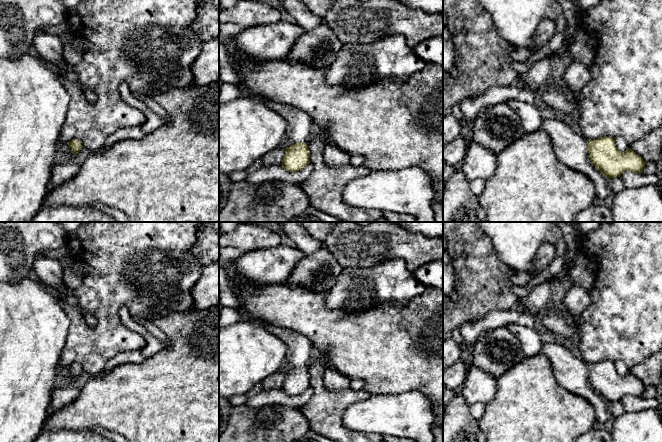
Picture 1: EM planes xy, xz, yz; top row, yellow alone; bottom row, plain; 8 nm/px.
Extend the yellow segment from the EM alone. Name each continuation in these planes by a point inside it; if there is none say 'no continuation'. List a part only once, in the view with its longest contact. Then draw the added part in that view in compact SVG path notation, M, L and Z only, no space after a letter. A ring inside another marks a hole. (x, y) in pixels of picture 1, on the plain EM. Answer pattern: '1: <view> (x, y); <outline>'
1: yz (570, 372); M558 343L543 344L539 354L544 355L551 362L554 377L560 386L591 403L596 412L597 425L608 426L611 421L608 403L591 387L588 378L588 364L574 356L567 346Z

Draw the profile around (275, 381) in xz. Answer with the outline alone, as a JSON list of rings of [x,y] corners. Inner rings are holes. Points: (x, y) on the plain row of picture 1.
[[[275,372],[266,379],[263,380],[262,384],[264,390],[279,389],[281,390],[286,372]]]

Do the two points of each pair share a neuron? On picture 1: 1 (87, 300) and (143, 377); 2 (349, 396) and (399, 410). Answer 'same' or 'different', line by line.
1: different
2: different

